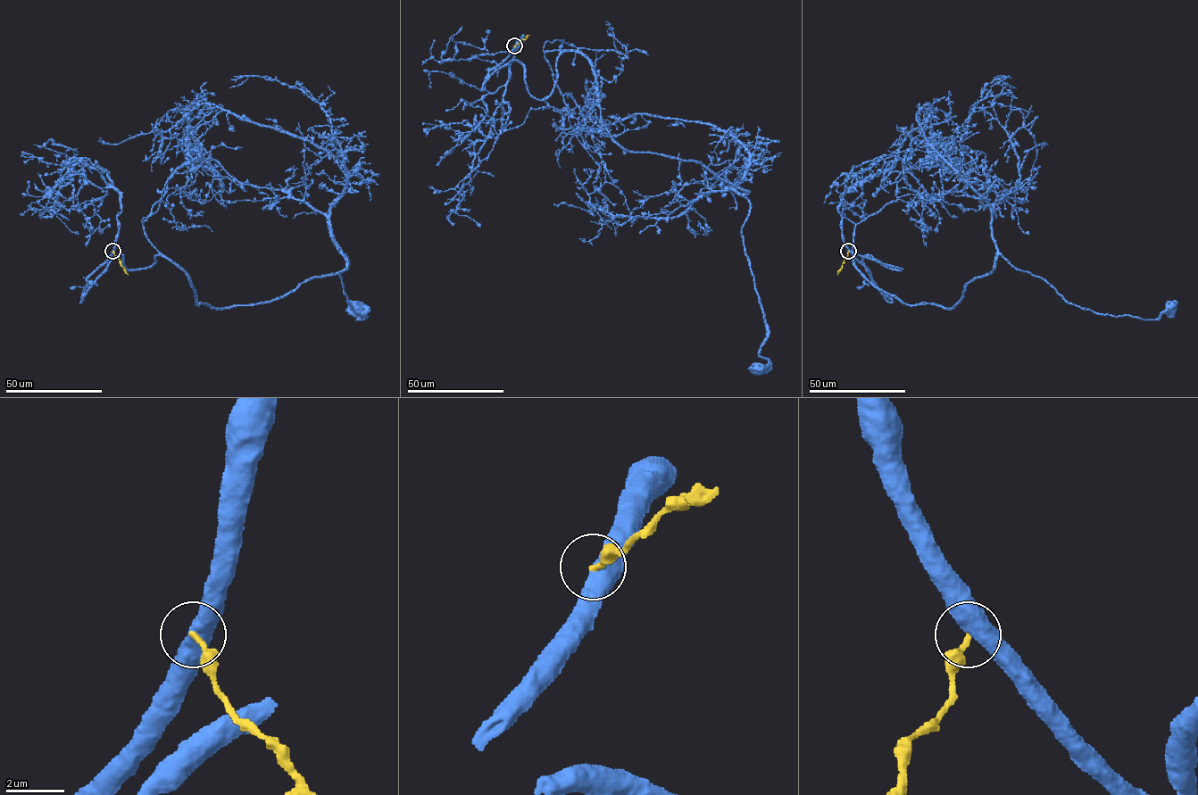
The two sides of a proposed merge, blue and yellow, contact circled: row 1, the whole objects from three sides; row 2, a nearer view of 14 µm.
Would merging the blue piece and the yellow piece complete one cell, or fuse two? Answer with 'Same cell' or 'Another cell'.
Another cell

